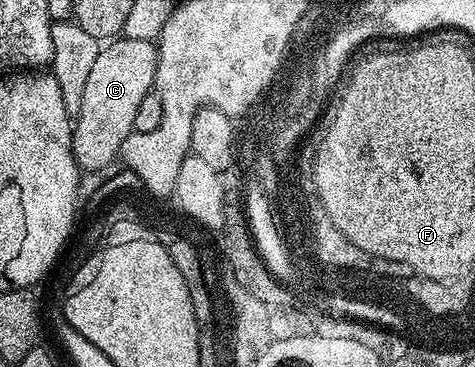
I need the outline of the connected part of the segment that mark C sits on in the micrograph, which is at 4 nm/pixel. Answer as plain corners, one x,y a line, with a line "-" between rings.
115,38
105,46
99,47
96,63
88,73
88,83
84,85
84,99
80,101
80,110
72,124
74,133
74,161
79,169
94,172
97,168
106,168
113,160
119,159
122,143
134,131
136,109
146,96
151,95
158,65
158,49
149,40
128,40

